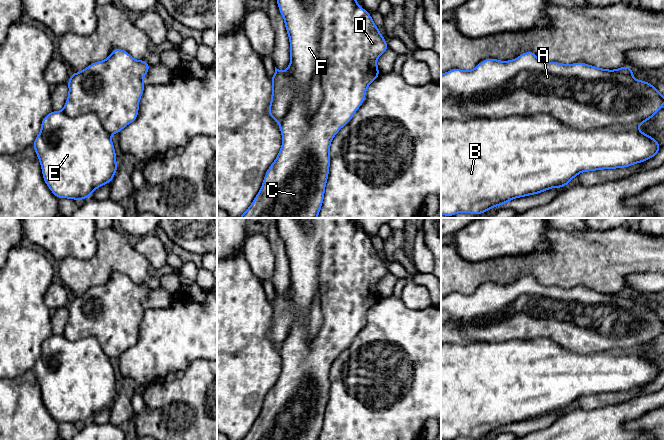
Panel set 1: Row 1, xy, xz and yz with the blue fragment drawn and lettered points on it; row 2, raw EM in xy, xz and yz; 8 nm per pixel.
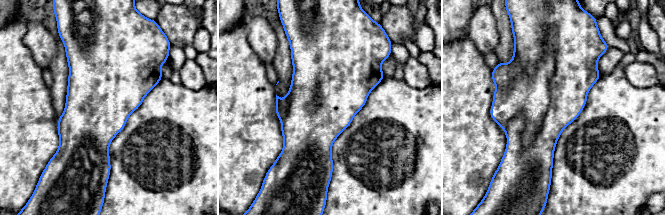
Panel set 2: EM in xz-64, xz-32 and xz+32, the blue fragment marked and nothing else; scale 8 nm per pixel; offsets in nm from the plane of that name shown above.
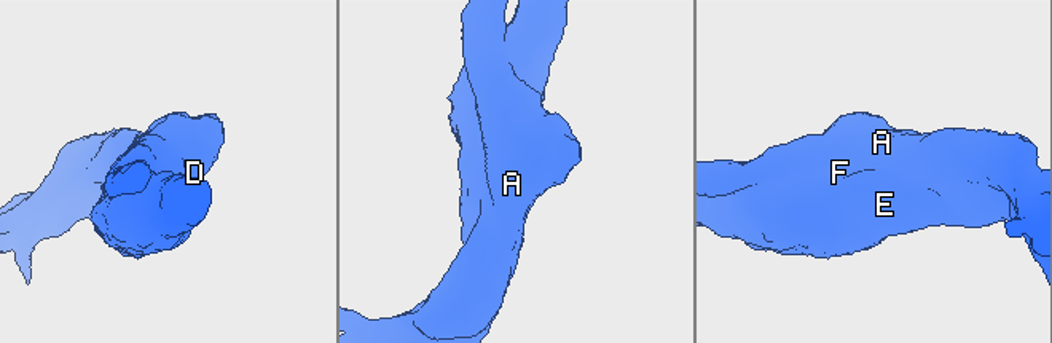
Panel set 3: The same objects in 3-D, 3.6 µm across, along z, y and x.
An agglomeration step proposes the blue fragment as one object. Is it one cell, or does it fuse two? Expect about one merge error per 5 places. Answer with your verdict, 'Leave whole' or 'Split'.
Split

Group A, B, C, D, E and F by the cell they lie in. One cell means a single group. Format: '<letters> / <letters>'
A C D F / B E

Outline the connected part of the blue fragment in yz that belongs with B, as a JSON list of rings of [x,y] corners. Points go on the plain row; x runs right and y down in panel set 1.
[[[547,338],[500,343],[471,343],[441,346],[441,439],[459,436],[483,438],[515,422],[542,417],[551,412],[564,412],[581,396],[630,391],[644,387],[661,374],[658,365],[639,353],[610,351],[580,354]]]

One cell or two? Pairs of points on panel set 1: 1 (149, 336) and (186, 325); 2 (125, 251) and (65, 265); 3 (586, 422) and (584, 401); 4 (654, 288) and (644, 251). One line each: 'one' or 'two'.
1: one
2: one
3: two
4: two

